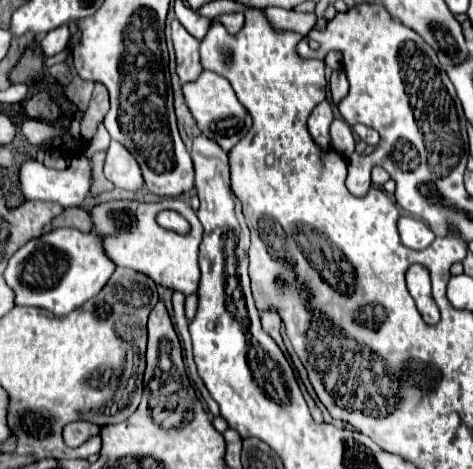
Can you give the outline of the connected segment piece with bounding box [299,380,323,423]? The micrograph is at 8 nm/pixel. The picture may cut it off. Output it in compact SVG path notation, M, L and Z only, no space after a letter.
M299 380L299 386L306 400L306 403L308 404L309 411L311 411L312 418L318 423L323 422L323 415L322 415L321 409L317 407L317 405L315 404L315 401L311 398L311 396L306 390L306 387L300 380Z

